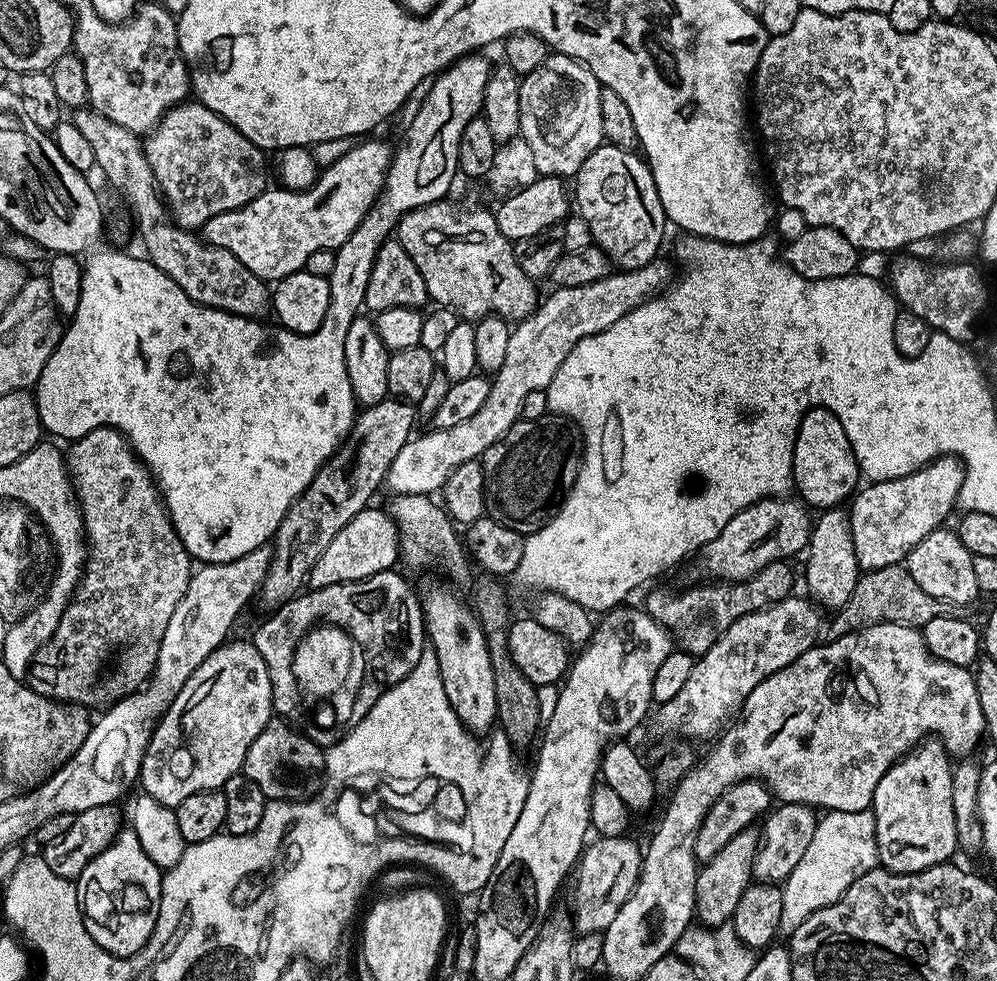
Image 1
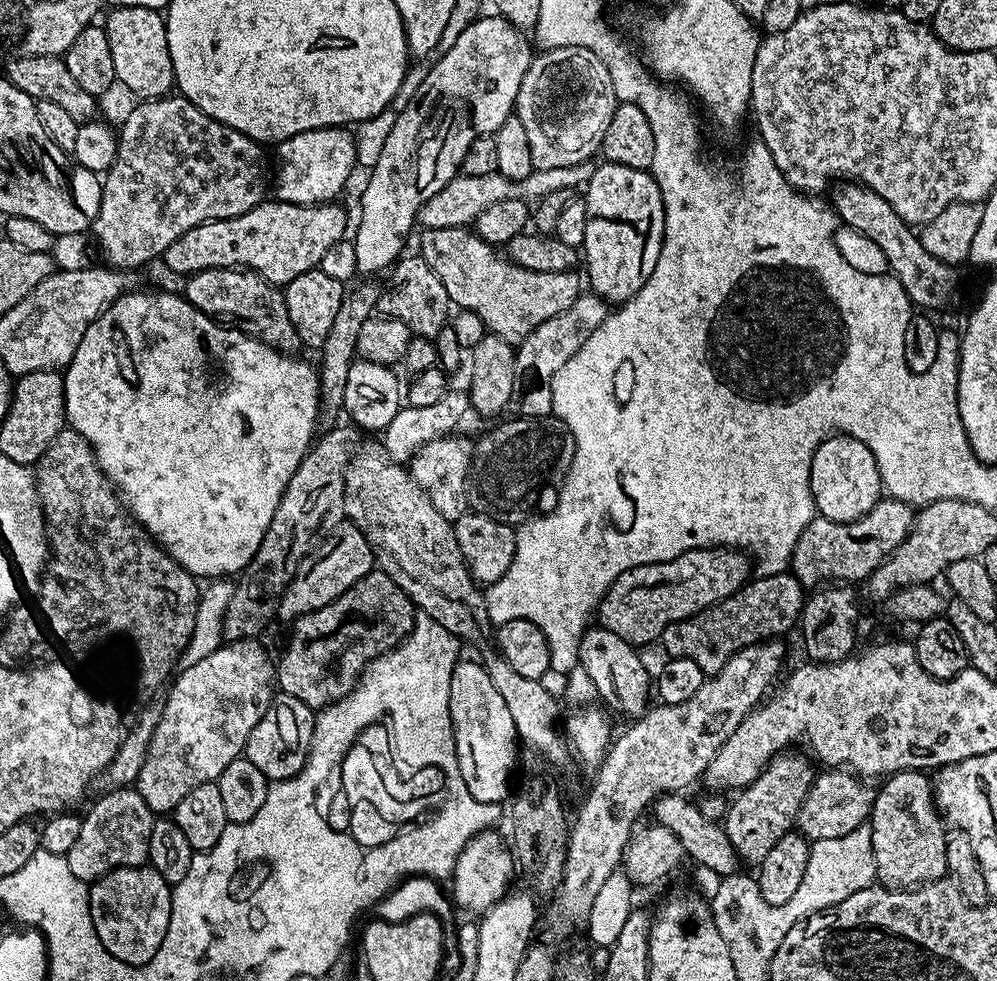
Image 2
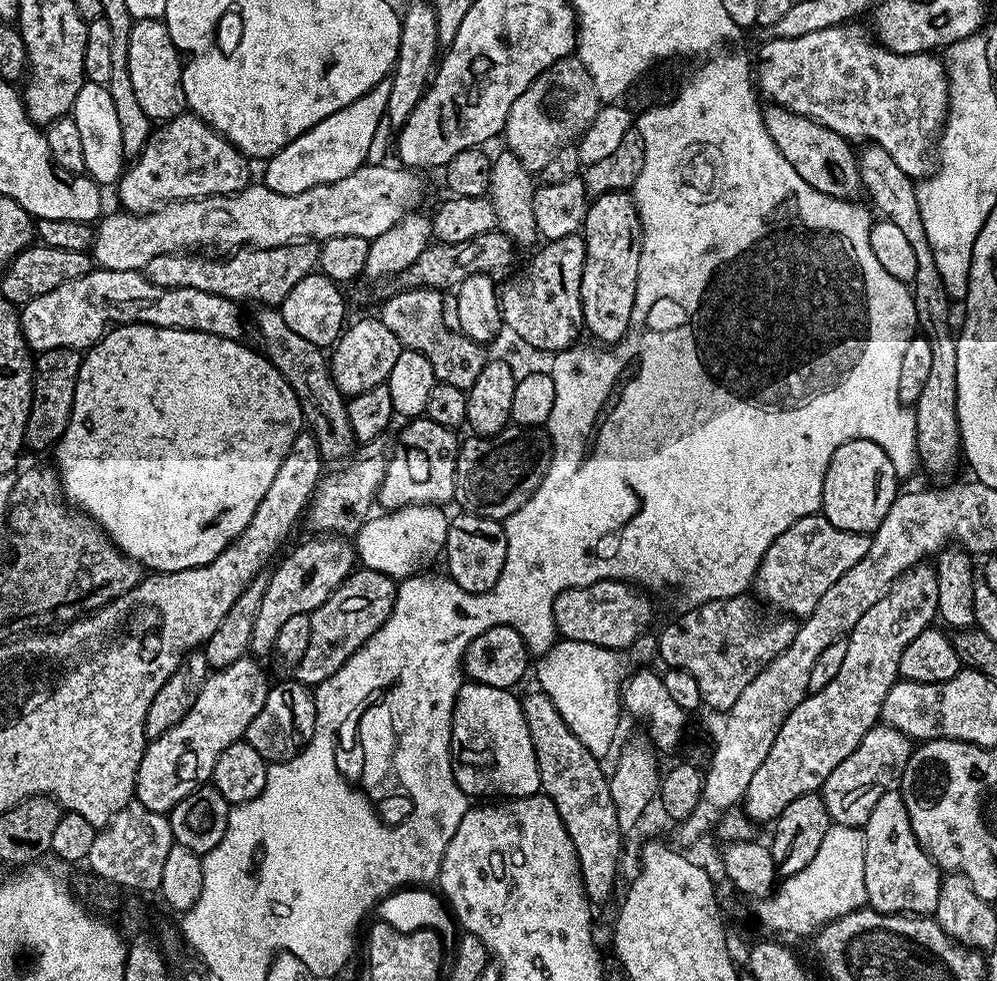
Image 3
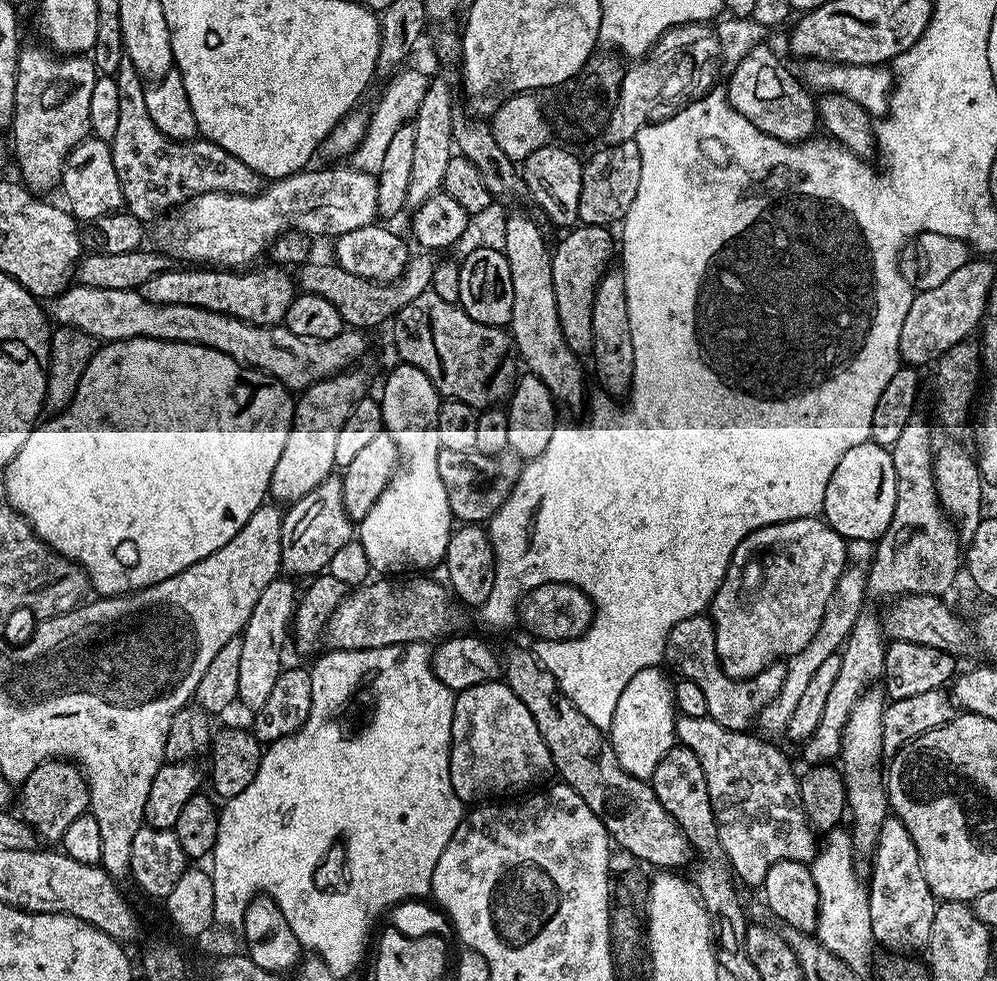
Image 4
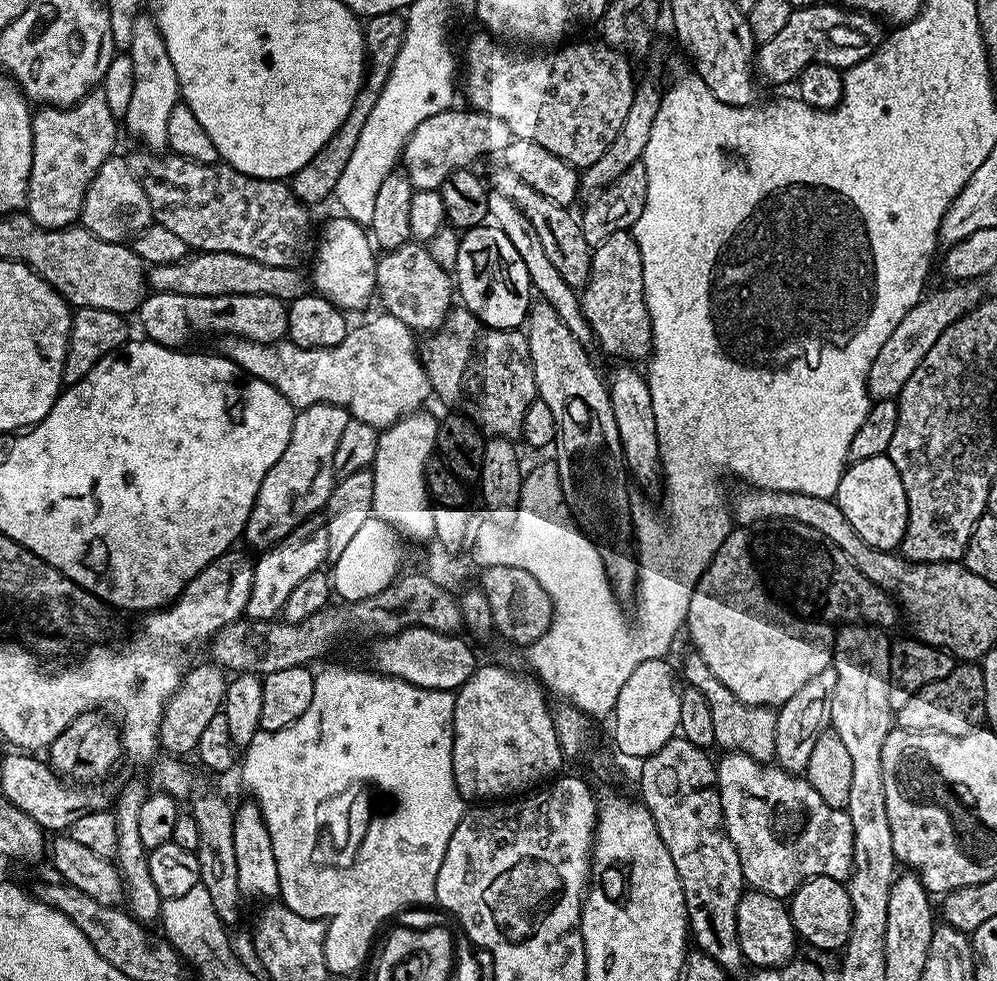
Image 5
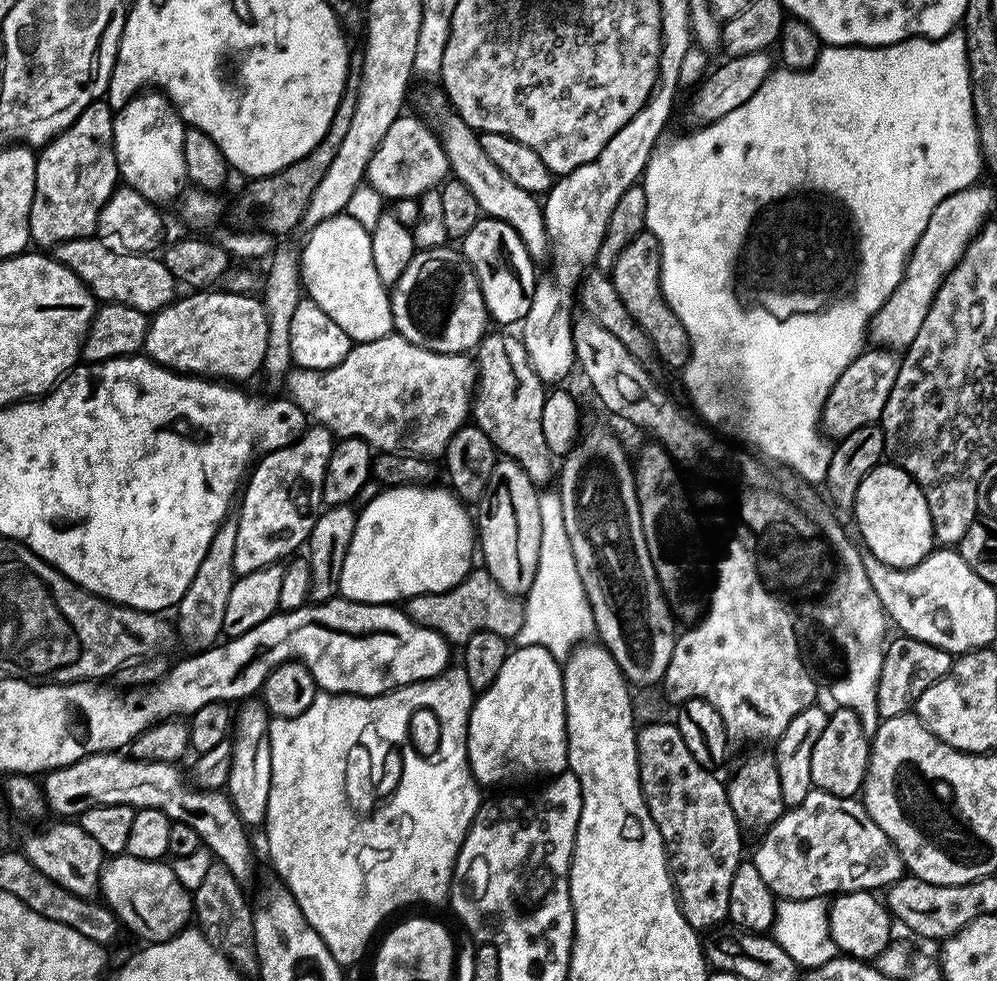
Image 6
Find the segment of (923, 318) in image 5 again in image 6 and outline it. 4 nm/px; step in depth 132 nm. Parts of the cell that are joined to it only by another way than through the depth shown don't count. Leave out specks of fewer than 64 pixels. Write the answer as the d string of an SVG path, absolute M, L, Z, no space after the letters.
M892 350L865 351L841 375L828 402L824 405L823 423L828 424L827 435L839 438L858 430L858 426L875 424L879 421L882 410L886 406L886 398L890 398L890 390L894 390L894 378L898 374L900 365L898 356Z

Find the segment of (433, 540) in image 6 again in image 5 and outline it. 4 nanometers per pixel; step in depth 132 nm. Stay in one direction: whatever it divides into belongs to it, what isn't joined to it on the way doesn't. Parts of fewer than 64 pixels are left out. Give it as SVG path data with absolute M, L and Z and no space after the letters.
M377 518L365 522L354 534L354 539L348 543L346 550L335 557L333 568L330 568L330 583L335 595L341 601L351 602L365 600L390 586L397 576L401 575L400 563L404 560L402 537L386 521Z

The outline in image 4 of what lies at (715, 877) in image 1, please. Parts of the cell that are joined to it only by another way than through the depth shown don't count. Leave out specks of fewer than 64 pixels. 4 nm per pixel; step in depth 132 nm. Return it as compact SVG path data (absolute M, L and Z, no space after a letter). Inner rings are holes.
M913 422L902 430L890 451L896 479L894 518L884 535L875 541L876 561L866 572L867 591L887 598L918 594L943 597L944 592L951 590L956 575L961 575L962 541L936 497L932 473L934 439L926 425ZM862 614L856 619L856 625L844 642L844 647L839 653L840 669L838 678L834 678L834 687L826 697L826 710L822 710L822 720L809 740L803 741L804 756L809 765L815 766L821 762L832 762L840 755L840 744L844 740L844 727L859 702L860 697L873 687L872 684L884 675L884 649L886 637L882 631L882 620L879 615L868 616Z

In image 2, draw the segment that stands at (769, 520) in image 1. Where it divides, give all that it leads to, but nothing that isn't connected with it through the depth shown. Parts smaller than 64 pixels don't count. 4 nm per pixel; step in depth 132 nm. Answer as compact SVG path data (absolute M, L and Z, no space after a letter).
M732 546L692 548L678 554L678 558L634 566L618 574L616 581L600 598L598 624L606 630L614 630L618 638L633 646L648 644L651 640L656 642L666 626L733 596L749 579L750 560L743 551Z

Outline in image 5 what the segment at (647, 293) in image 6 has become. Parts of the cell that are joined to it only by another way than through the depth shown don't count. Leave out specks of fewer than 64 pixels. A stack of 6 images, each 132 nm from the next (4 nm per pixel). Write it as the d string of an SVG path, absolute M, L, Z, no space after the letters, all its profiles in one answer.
M631 231L615 232L595 245L588 283L579 297L580 310L592 328L597 345L600 343L606 351L620 356L616 358L627 358L632 362L643 361L651 353L652 323L644 301L642 254Z

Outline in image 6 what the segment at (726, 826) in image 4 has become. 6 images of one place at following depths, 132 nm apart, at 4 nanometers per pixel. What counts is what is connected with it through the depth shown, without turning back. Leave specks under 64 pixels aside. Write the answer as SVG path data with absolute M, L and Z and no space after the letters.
M813 790L810 794L806 794L806 798L802 798L800 804L791 805L774 823L767 825L765 832L768 833L761 838L756 853L750 856L750 863L756 867L758 874L762 874L762 882L766 882L766 886L770 886L772 893L780 900L832 898L841 892L872 892L877 890L876 888L884 890L895 884L896 881L904 879L906 875L904 863L896 847L892 845L892 840L886 838L886 834L882 834L882 830L878 830L878 822L874 822L874 818L870 818L870 814L864 809L863 803L851 796L835 796L834 794Z

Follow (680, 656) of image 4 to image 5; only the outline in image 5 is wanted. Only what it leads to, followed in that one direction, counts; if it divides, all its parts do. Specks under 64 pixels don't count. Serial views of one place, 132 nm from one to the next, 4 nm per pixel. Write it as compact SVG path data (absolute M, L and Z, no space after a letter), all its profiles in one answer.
M695 650L689 651L689 656L684 660L684 676L691 687L702 690L702 695L705 696L706 703L710 706L710 719L714 721L714 738L717 749L741 752L761 762L775 761L774 741L778 734L776 708L750 706L734 694L730 694L730 690L726 690L726 686L722 686L722 682L718 682L718 678L714 678L710 666L706 666L706 662L702 662L702 658Z

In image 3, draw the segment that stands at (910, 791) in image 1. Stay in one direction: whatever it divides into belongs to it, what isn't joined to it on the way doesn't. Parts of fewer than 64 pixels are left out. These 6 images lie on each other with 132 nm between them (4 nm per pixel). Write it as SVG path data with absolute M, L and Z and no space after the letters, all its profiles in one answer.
M889 790L878 798L878 802L874 802L874 810L870 810L870 818L864 823L863 830L866 842L867 907L891 916L932 916L938 906L942 872L918 842L910 826L906 802L900 797L899 791Z

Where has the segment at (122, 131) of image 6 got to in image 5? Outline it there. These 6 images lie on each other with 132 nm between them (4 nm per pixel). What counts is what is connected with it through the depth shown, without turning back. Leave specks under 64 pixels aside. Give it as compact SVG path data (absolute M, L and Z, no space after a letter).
M141 14L134 22L133 41L126 55L132 59L132 93L122 118L123 127L125 124L129 134L141 140L145 149L167 149L166 122L170 122L170 110L174 110L180 100L180 87L174 74L174 62L170 62L162 34L151 15Z

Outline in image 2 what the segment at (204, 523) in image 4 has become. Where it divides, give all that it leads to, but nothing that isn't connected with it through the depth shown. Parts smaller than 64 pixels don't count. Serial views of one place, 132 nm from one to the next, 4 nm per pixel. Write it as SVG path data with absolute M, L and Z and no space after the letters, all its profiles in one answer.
M129 290L119 296L82 334L74 358L63 369L64 415L67 423L90 446L127 509L134 519L156 539L179 564L197 578L232 578L244 571L254 558L284 491L288 489L294 470L314 443L320 418L320 373L304 360L275 352L261 340L225 326L198 309L183 295L172 292L136 292Z

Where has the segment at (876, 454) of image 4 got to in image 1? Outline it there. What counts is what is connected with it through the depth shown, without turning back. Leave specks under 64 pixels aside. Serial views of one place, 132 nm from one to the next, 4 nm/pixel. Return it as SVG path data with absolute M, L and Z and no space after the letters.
M810 409L798 426L794 442L792 483L795 491L800 491L799 499L812 510L835 508L857 491L859 480L862 480L862 464L850 446L850 438L846 438L846 430L842 430L842 422L830 410Z

